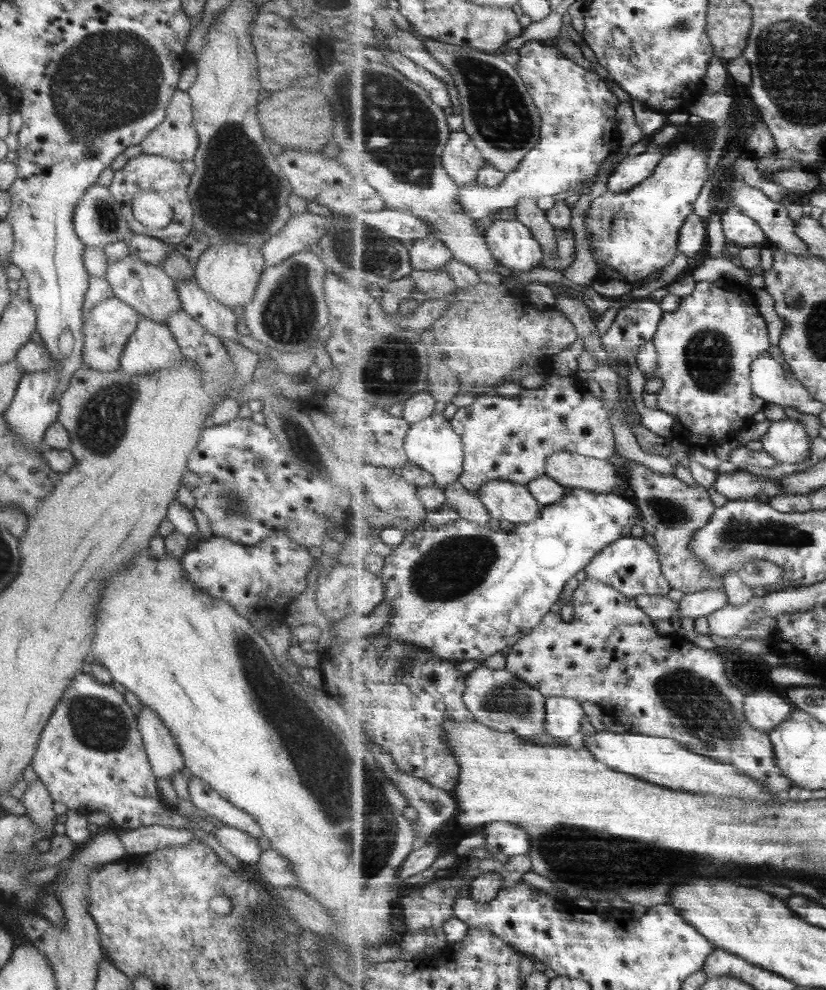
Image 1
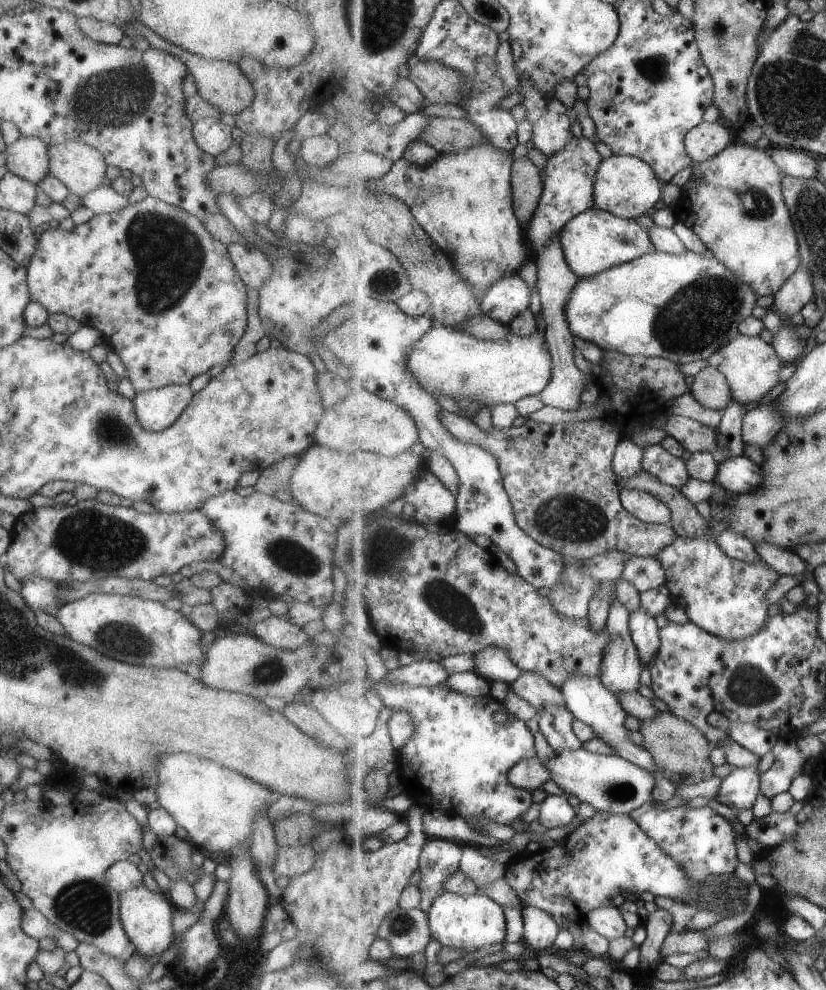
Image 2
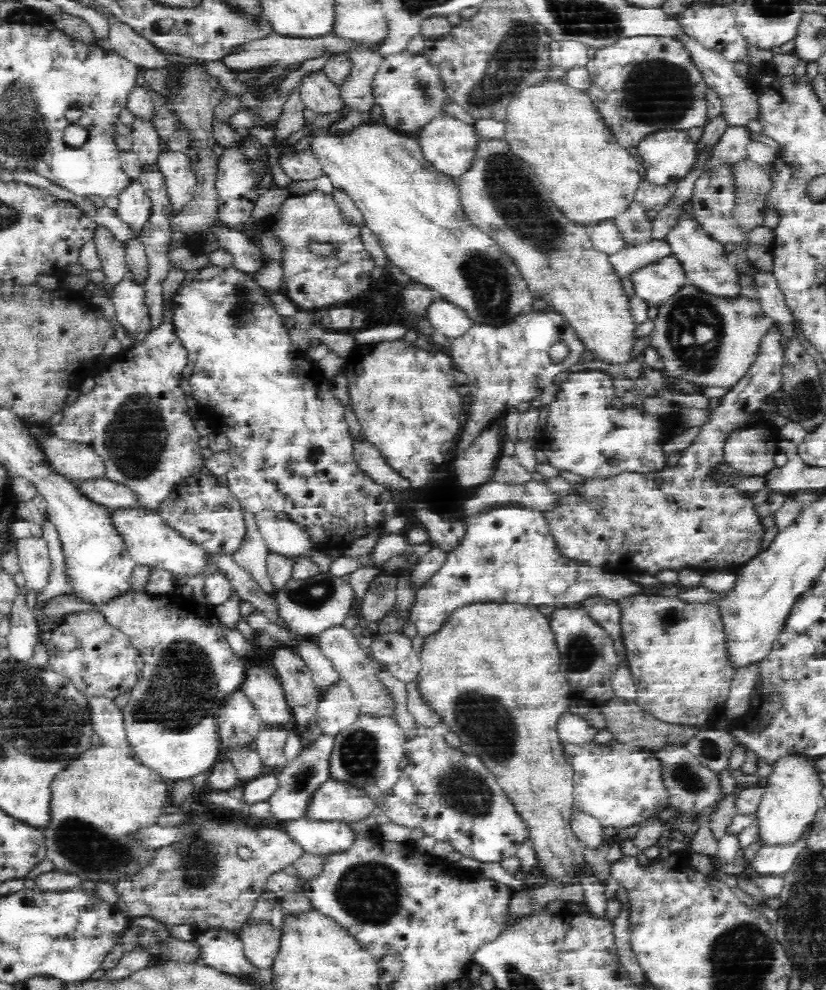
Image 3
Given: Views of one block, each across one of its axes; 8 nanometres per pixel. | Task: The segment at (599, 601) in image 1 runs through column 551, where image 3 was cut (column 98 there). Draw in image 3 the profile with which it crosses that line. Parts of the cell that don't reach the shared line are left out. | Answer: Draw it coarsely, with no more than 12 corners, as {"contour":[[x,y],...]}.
{"contour":[[102,612],[68,614],[48,667],[91,696],[139,680],[139,652]]}

